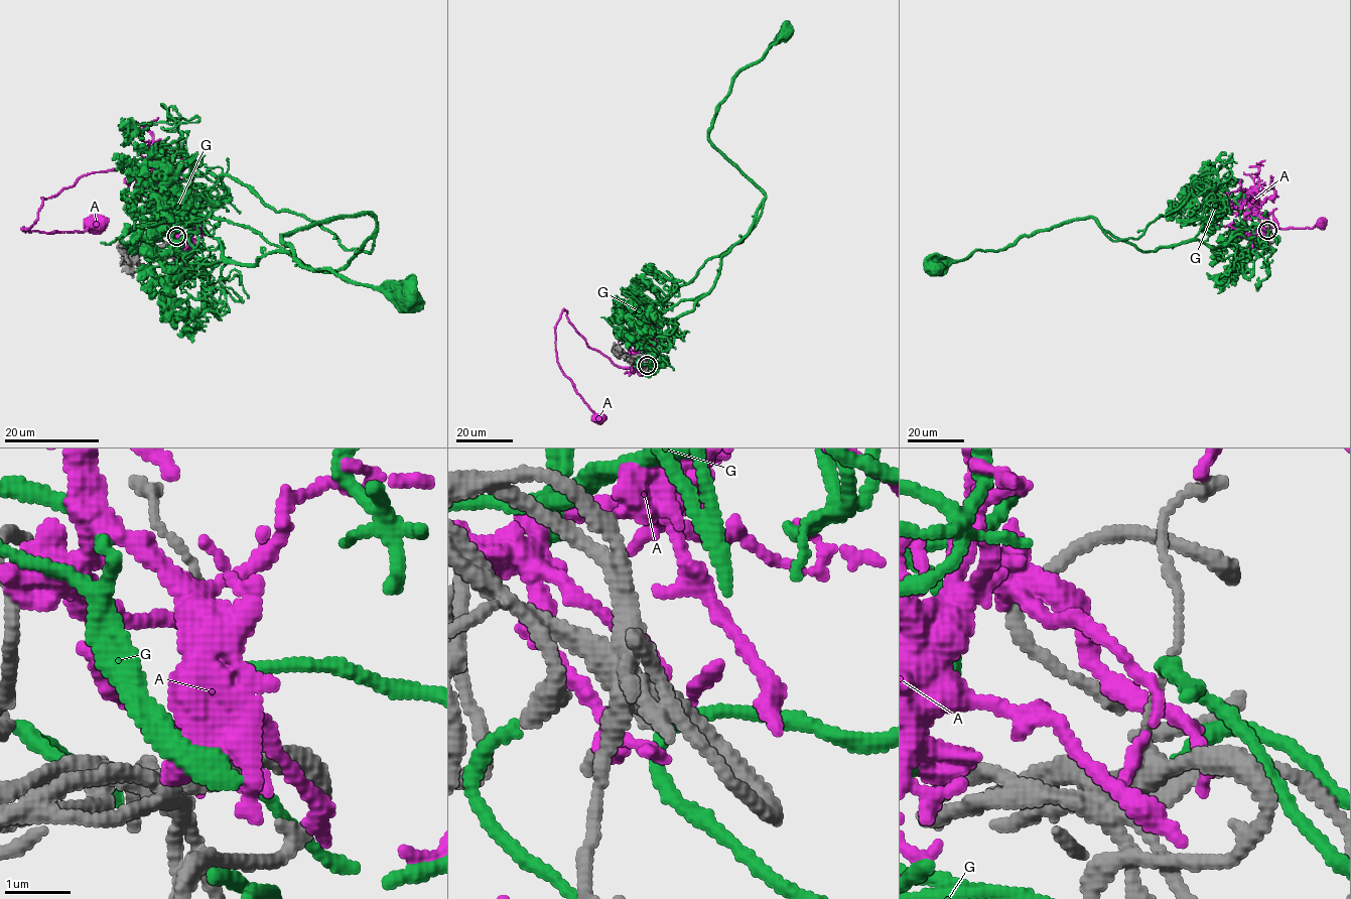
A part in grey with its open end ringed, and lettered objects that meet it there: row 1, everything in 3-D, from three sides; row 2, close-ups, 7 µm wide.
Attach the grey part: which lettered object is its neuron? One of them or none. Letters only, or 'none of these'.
G

